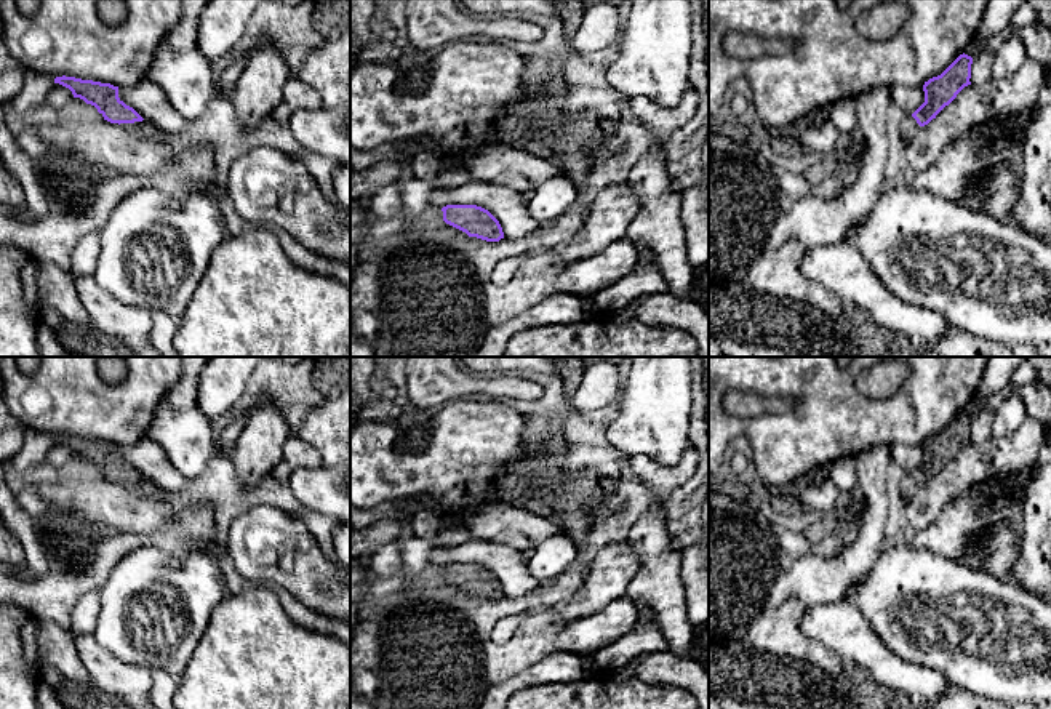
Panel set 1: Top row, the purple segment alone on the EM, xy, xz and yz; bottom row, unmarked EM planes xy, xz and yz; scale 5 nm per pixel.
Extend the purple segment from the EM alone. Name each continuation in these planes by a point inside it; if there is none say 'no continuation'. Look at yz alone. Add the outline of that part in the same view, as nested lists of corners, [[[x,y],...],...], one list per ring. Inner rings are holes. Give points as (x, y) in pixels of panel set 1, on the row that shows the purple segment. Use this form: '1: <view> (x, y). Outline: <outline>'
1: yz (909, 127). Outline: [[[905,114],[901,122],[901,136],[904,142],[910,142],[917,136],[920,128],[921,126],[917,123],[917,120],[910,114]]]

